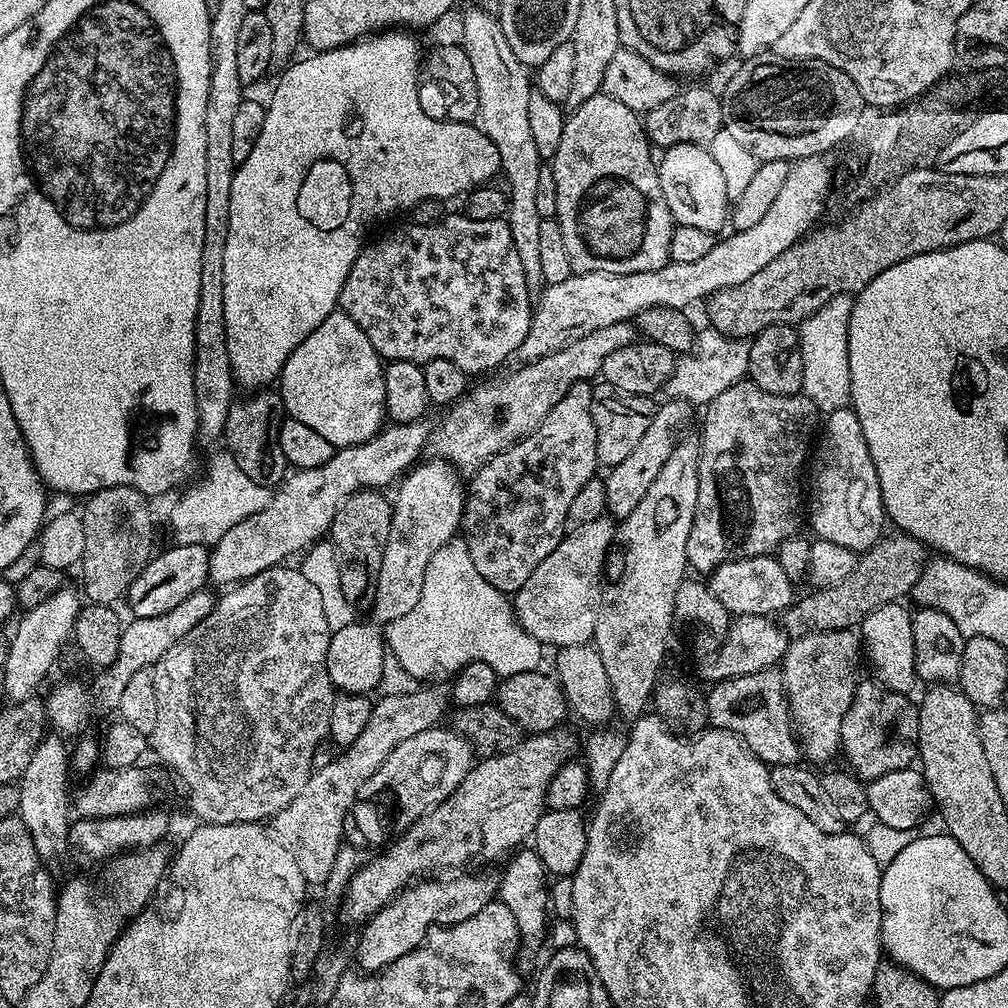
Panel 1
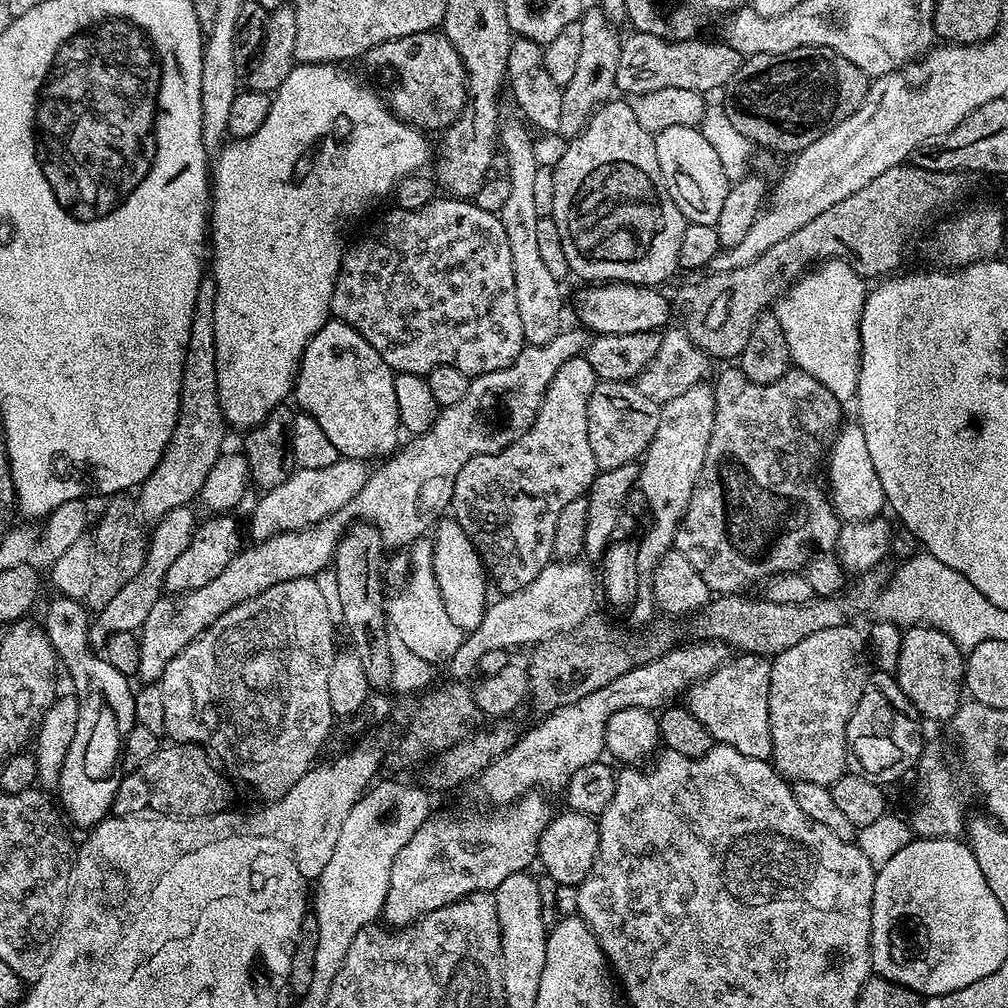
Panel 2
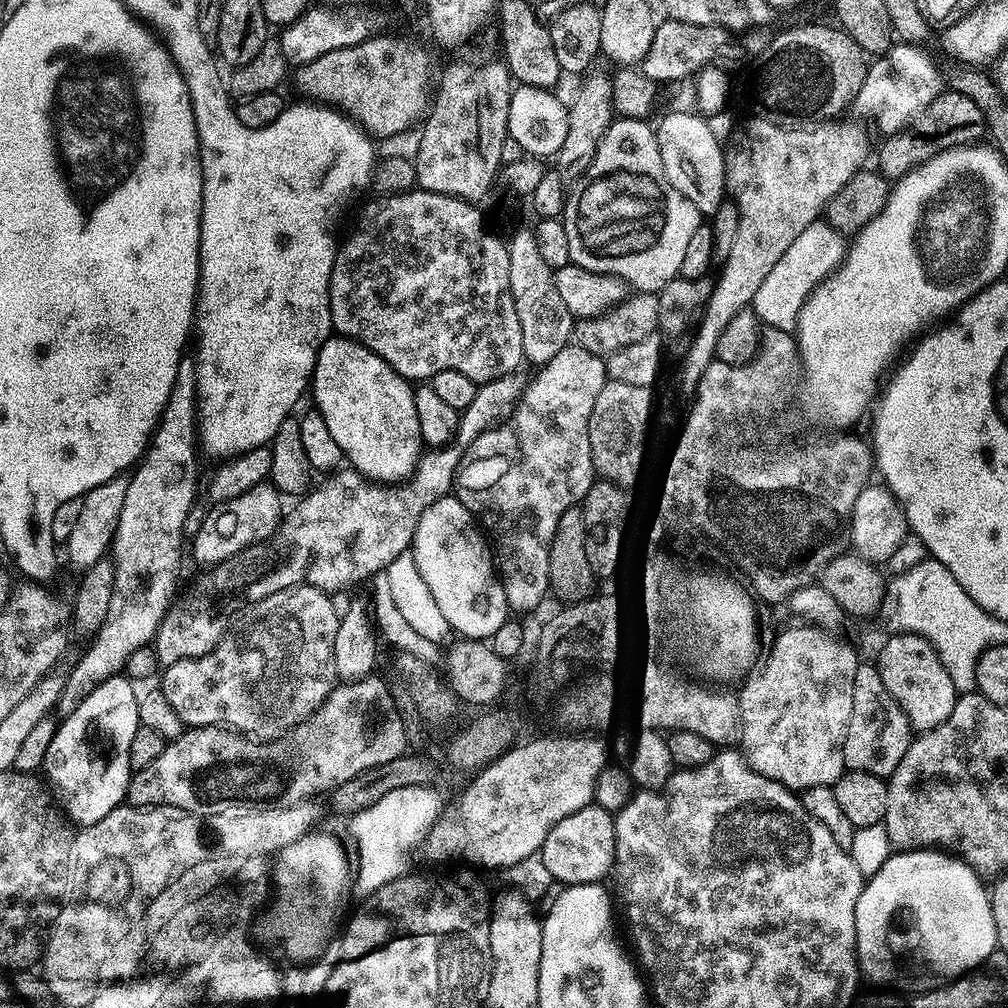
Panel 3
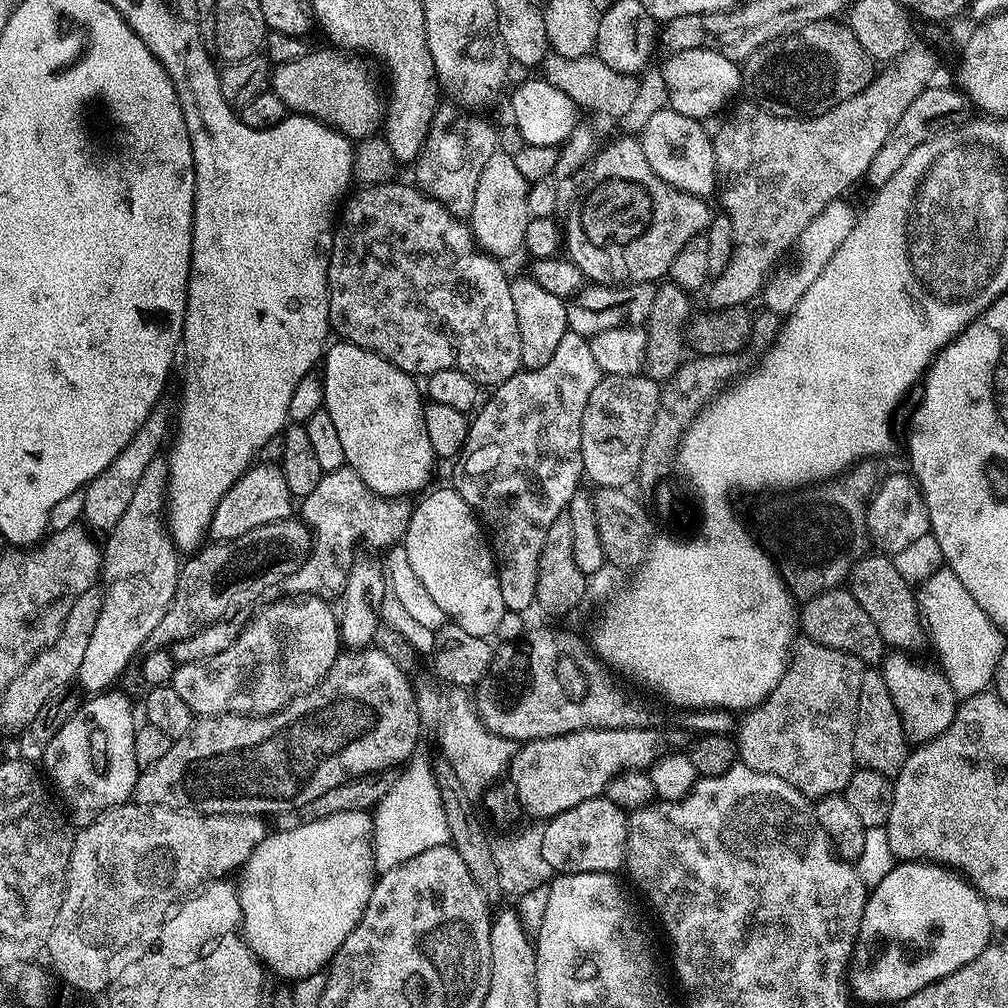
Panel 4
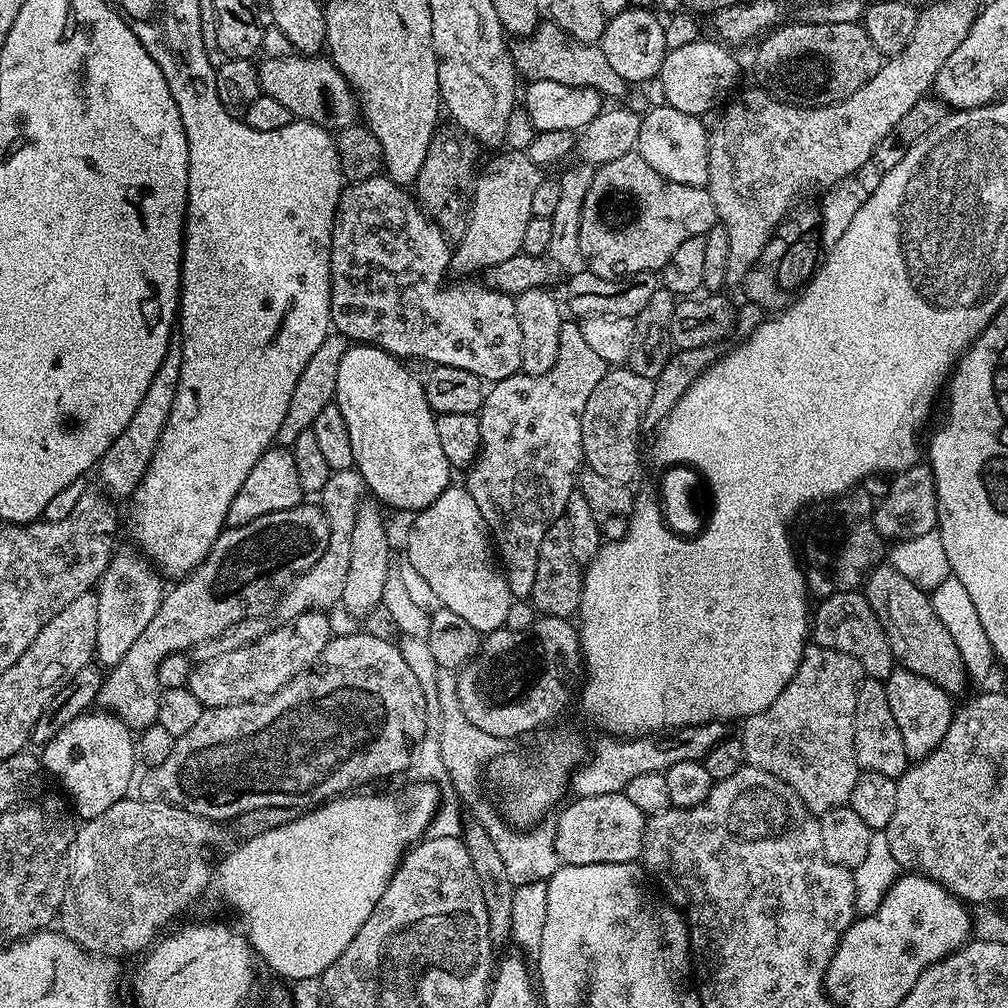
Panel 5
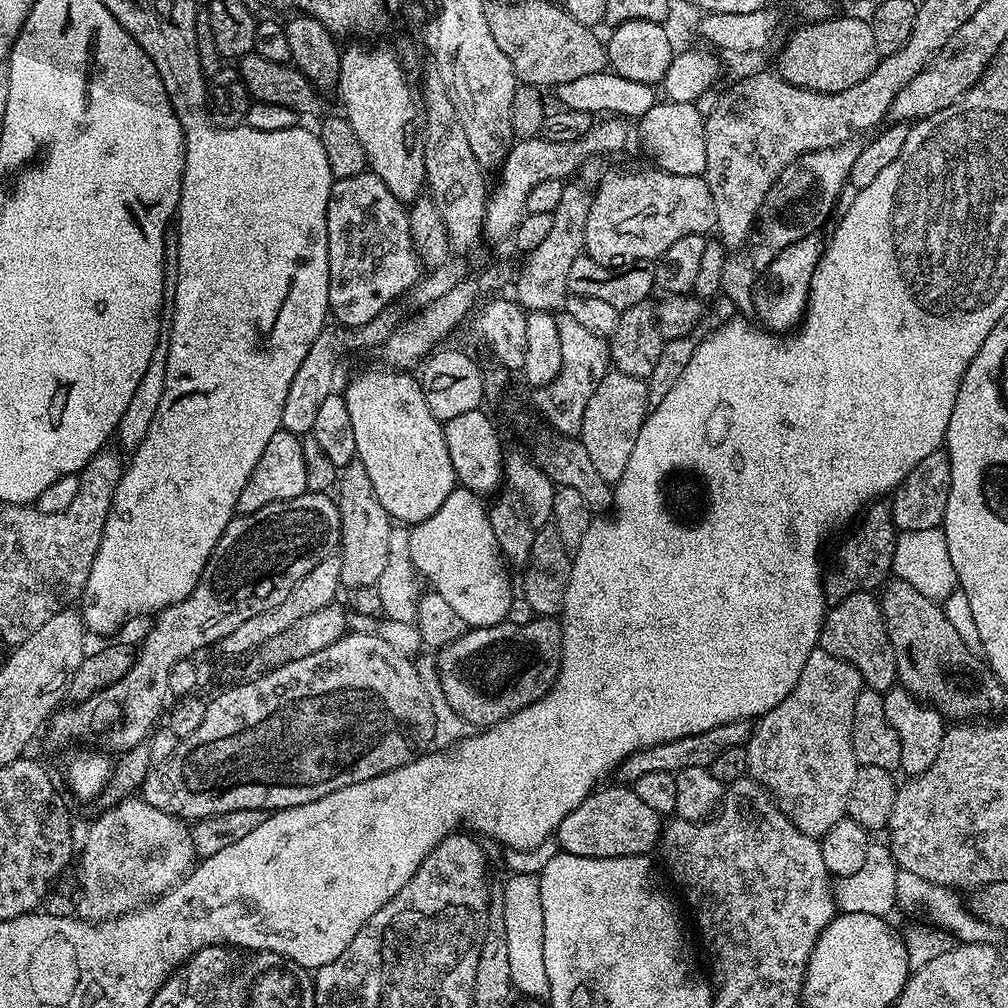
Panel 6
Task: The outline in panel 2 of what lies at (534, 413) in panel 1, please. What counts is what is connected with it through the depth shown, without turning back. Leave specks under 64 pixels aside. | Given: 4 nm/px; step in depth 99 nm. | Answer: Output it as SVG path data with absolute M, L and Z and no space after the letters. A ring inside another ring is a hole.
M575 326L569 330L561 330L557 336L545 344L530 344L520 351L518 358L510 362L502 370L494 370L490 374L474 376L470 379L470 390L454 406L441 408L434 426L420 436L412 436L409 444L392 453L383 461L380 469L369 475L366 486L354 494L348 504L342 506L333 516L319 520L316 524L309 524L298 532L283 532L269 540L253 543L253 548L245 547L237 552L236 557L226 566L224 575L216 579L215 587L232 588L232 604L240 604L258 595L262 590L274 586L278 582L290 582L294 578L315 577L325 571L333 563L333 556L345 529L357 521L367 521L376 525L384 540L384 547L388 550L404 550L416 543L425 535L424 531L433 527L434 521L441 515L440 511L447 509L452 503L454 482L458 478L458 470L470 462L470 458L482 454L500 452L506 446L517 443L521 434L534 422L538 410L542 406L542 398L554 378L558 374L558 366L570 358L581 355L587 349L590 339L589 333L583 327Z

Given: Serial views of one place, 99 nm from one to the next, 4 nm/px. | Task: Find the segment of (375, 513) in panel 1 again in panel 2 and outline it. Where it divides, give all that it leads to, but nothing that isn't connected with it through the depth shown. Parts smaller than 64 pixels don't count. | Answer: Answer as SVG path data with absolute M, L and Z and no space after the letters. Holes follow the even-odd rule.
M357 521L345 529L333 556L332 571L338 582L339 617L342 618L354 645L352 650L362 663L368 685L382 692L391 687L391 660L388 640L391 636L387 617L386 586L383 565L386 549L376 525Z

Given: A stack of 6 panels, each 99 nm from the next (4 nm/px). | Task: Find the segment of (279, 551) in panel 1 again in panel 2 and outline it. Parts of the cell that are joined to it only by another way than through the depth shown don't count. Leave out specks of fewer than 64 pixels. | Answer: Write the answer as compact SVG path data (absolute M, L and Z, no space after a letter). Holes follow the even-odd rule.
M341 458L334 466L325 466L322 470L306 470L296 468L282 482L282 486L274 486L274 490L264 492L252 512L252 521L248 528L252 531L252 540L259 542L269 540L283 532L298 532L309 524L316 524L328 516L333 516L342 506L351 502L354 494L366 486L370 468L363 460Z

